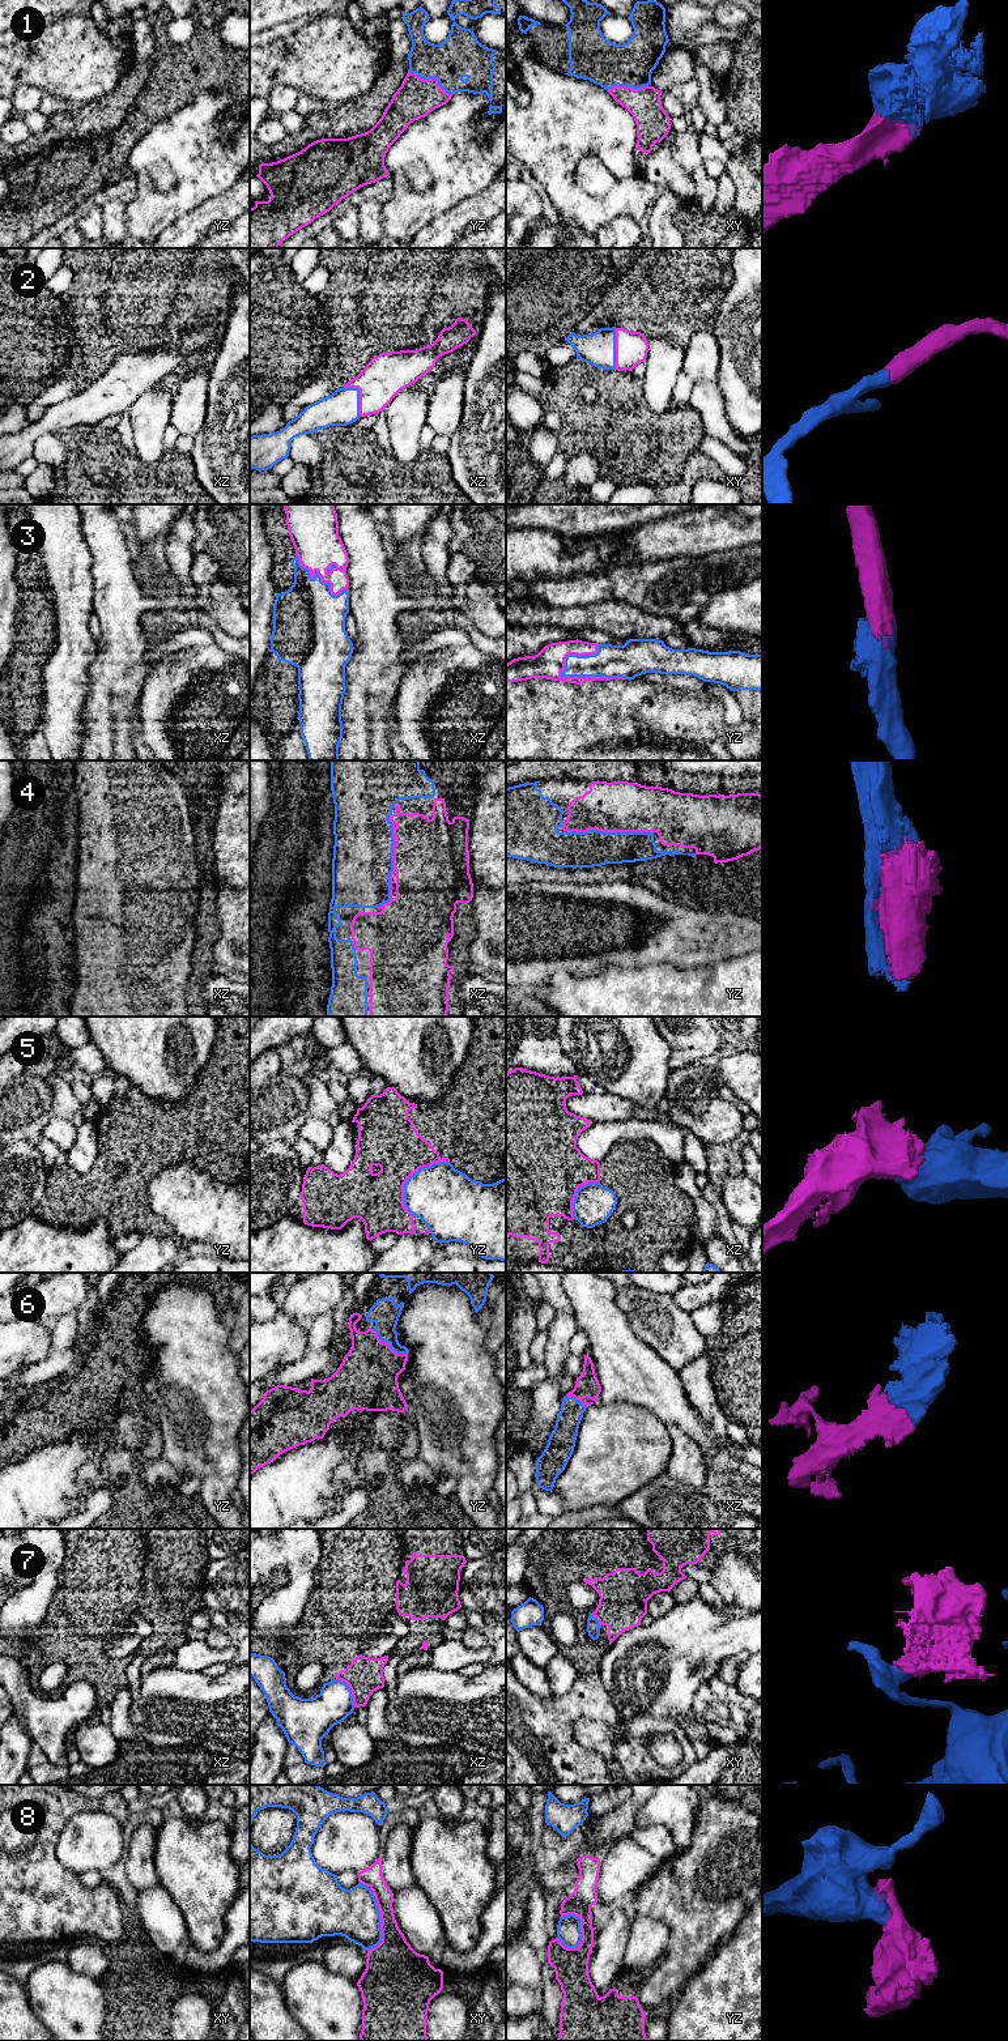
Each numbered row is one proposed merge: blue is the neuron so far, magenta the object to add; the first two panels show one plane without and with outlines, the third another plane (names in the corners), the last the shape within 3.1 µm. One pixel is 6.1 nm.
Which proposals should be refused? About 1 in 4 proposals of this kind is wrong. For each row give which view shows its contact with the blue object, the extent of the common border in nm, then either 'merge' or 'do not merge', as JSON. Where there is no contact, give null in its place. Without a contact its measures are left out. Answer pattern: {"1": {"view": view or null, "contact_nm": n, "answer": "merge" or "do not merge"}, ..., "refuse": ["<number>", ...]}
{"1": {"view": "yz", "contact_nm": 300, "answer": "merge"}, "2": {"view": "xz", "contact_nm": 220, "answer": "merge"}, "3": {"view": "yz", "contact_nm": 400, "answer": "merge"}, "4": {"view": "yz", "contact_nm": 550, "answer": "merge"}, "5": {"view": "yz", "contact_nm": 400, "answer": "do not merge"}, "6": {"view": "yz", "contact_nm": 260, "answer": "merge"}, "7": {"view": "xz", "contact_nm": 220, "answer": "do not merge"}, "8": {"view": "xy", "contact_nm": 440, "answer": "do not merge"}, "refuse": ["5", "7", "8"]}

